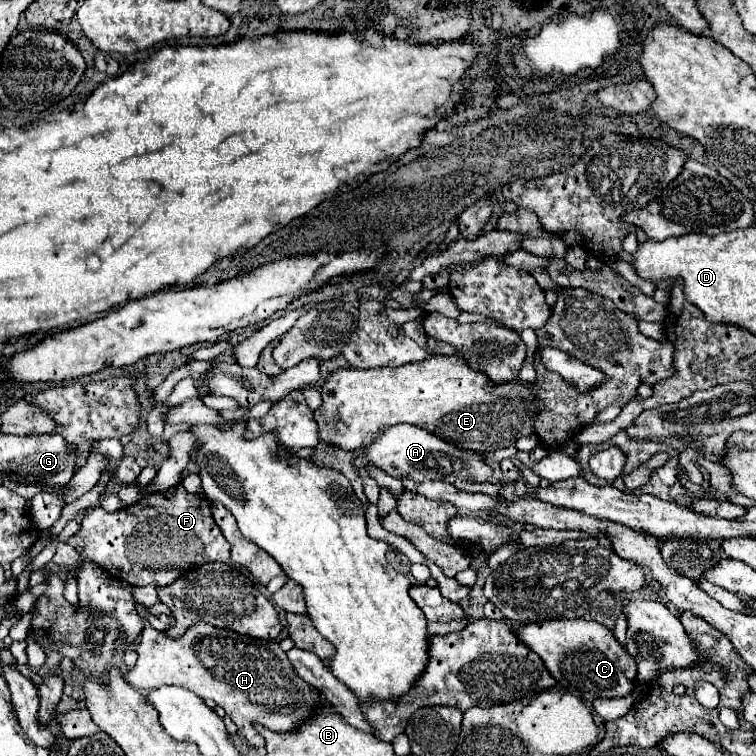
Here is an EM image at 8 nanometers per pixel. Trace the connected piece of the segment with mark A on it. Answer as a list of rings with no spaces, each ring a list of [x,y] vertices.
[[[396,424],[392,428],[386,428],[372,444],[364,446],[358,454],[354,452],[356,468],[364,468],[374,464],[376,468],[384,470],[388,476],[394,476],[398,480],[410,478],[414,482],[424,480],[444,480],[444,482],[456,482],[474,478],[476,482],[486,482],[492,478],[492,468],[484,464],[484,454],[472,454],[458,450],[444,440],[436,438],[434,434],[428,434],[422,428],[416,428],[412,424]]]

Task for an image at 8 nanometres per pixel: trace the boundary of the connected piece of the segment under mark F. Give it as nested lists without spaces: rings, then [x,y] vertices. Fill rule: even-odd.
[[[182,484],[172,486],[166,492],[148,494],[140,498],[136,504],[126,506],[112,514],[104,512],[104,508],[88,508],[84,512],[82,526],[76,532],[76,538],[86,562],[96,562],[110,576],[130,586],[146,586],[146,584],[168,586],[172,584],[172,580],[176,580],[178,576],[184,576],[184,572],[190,572],[194,566],[200,566],[212,560],[226,562],[230,558],[230,544],[212,518],[210,502],[198,494],[186,492]]]

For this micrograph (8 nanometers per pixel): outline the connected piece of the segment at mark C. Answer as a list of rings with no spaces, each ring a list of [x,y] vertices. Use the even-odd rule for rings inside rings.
[[[548,620],[524,624],[516,630],[520,640],[544,660],[556,682],[584,702],[596,698],[622,698],[636,688],[636,662],[614,638],[612,630],[592,620]]]

